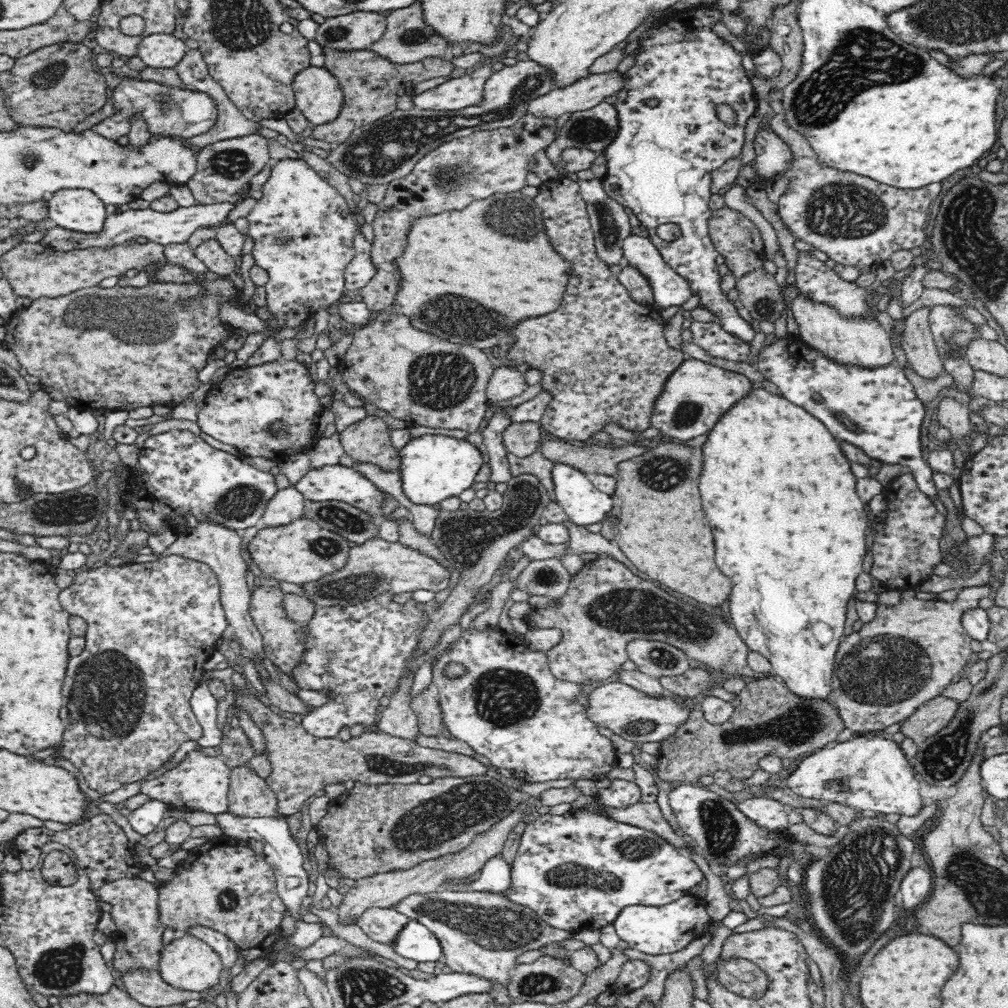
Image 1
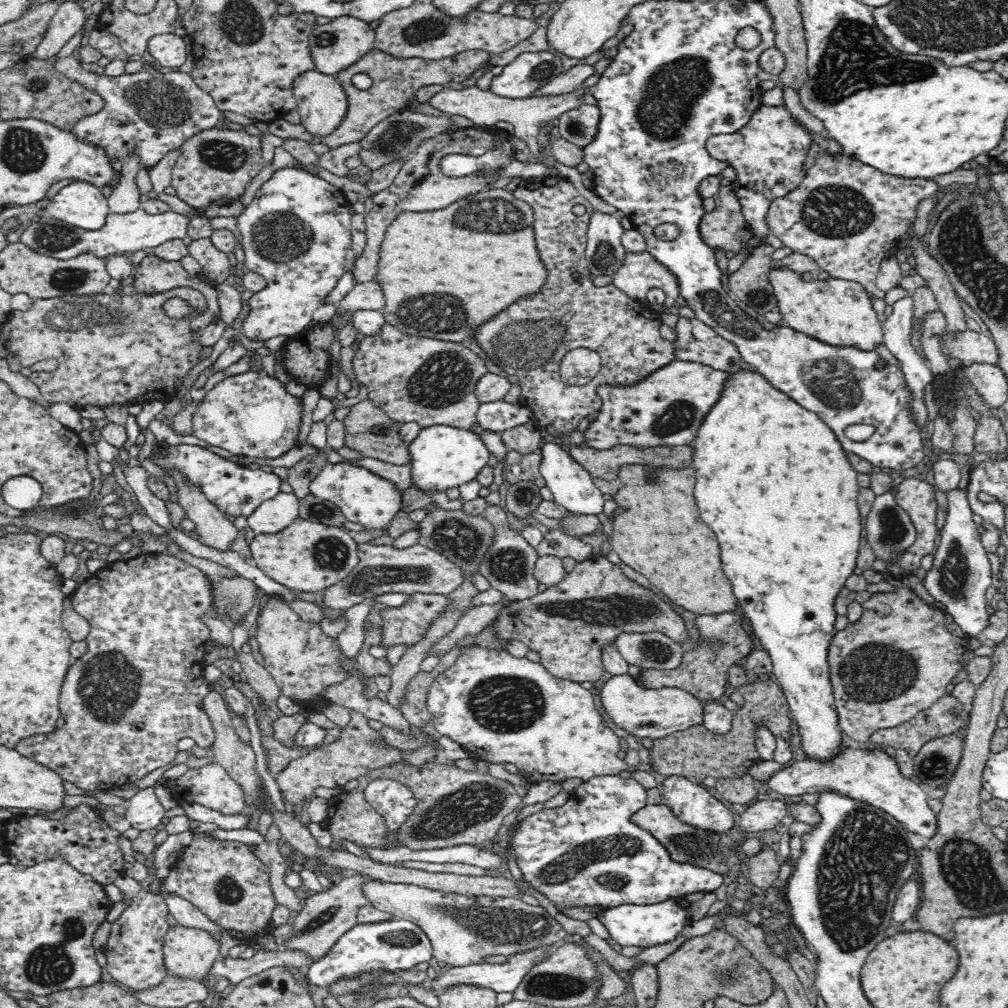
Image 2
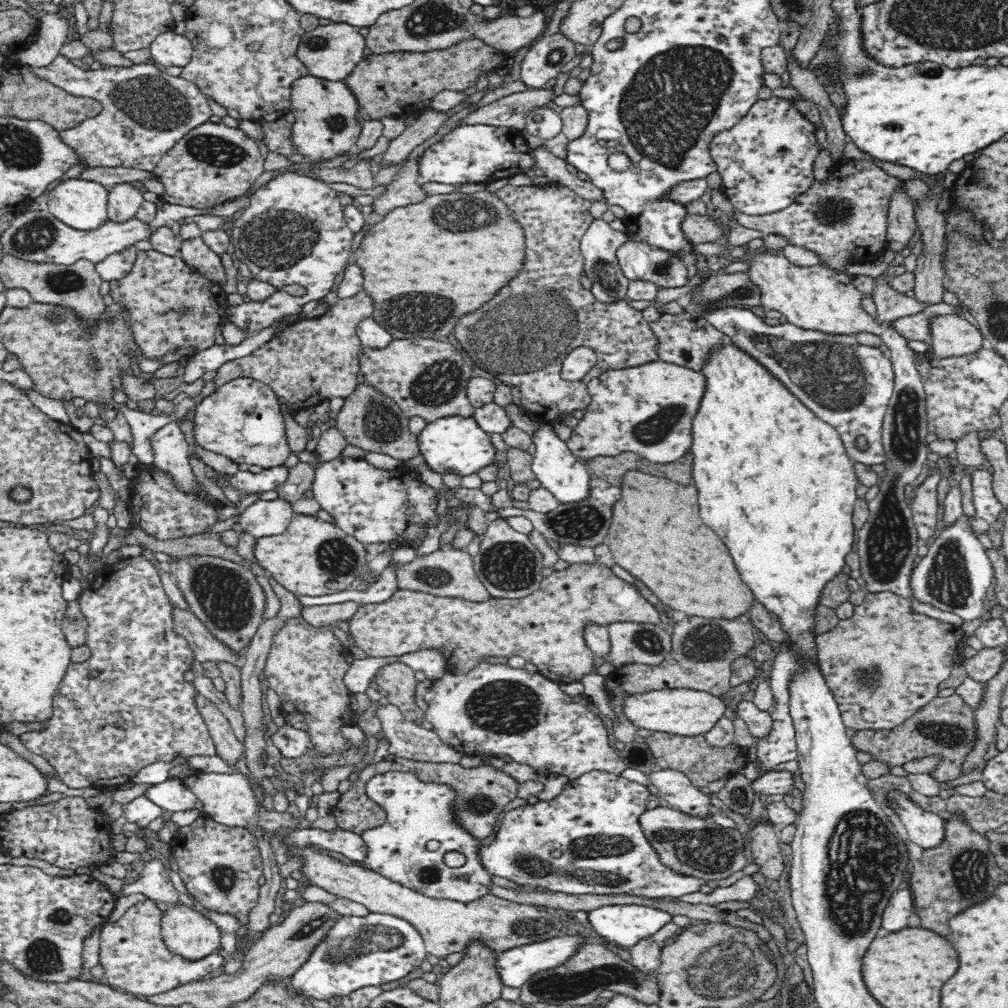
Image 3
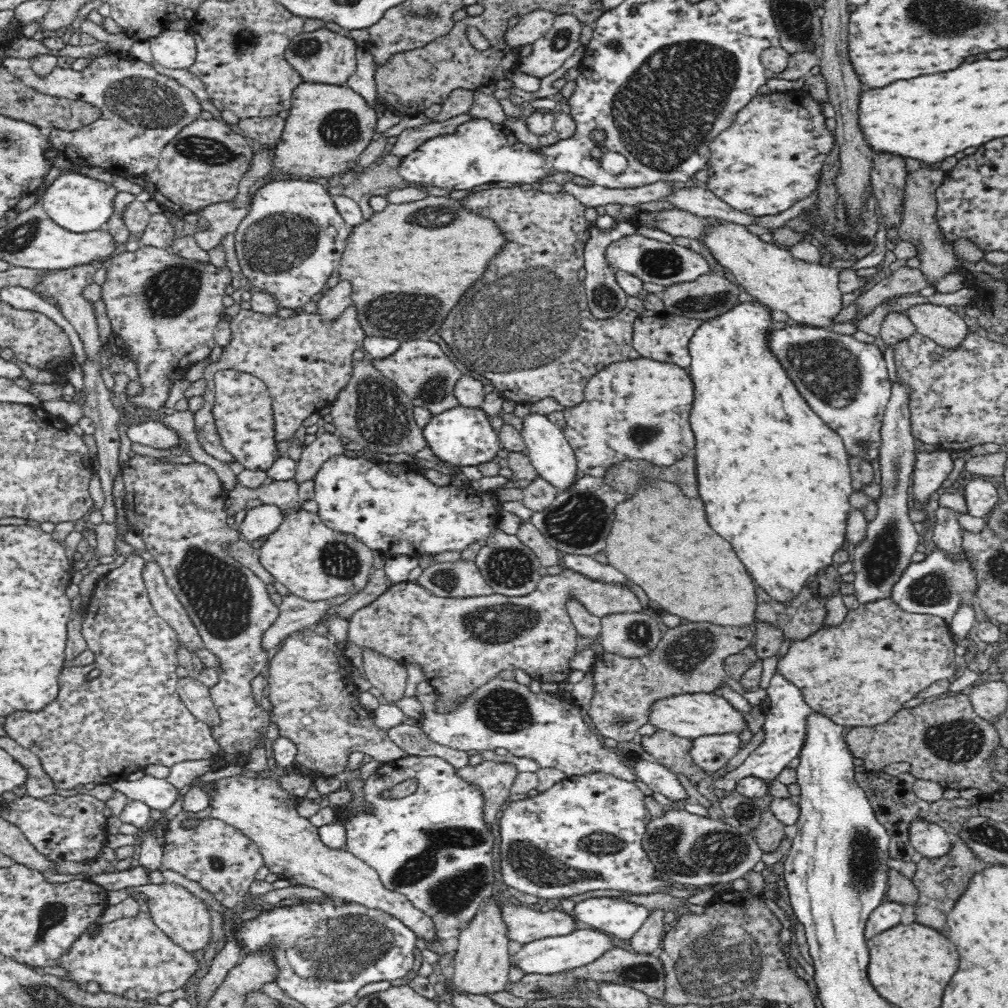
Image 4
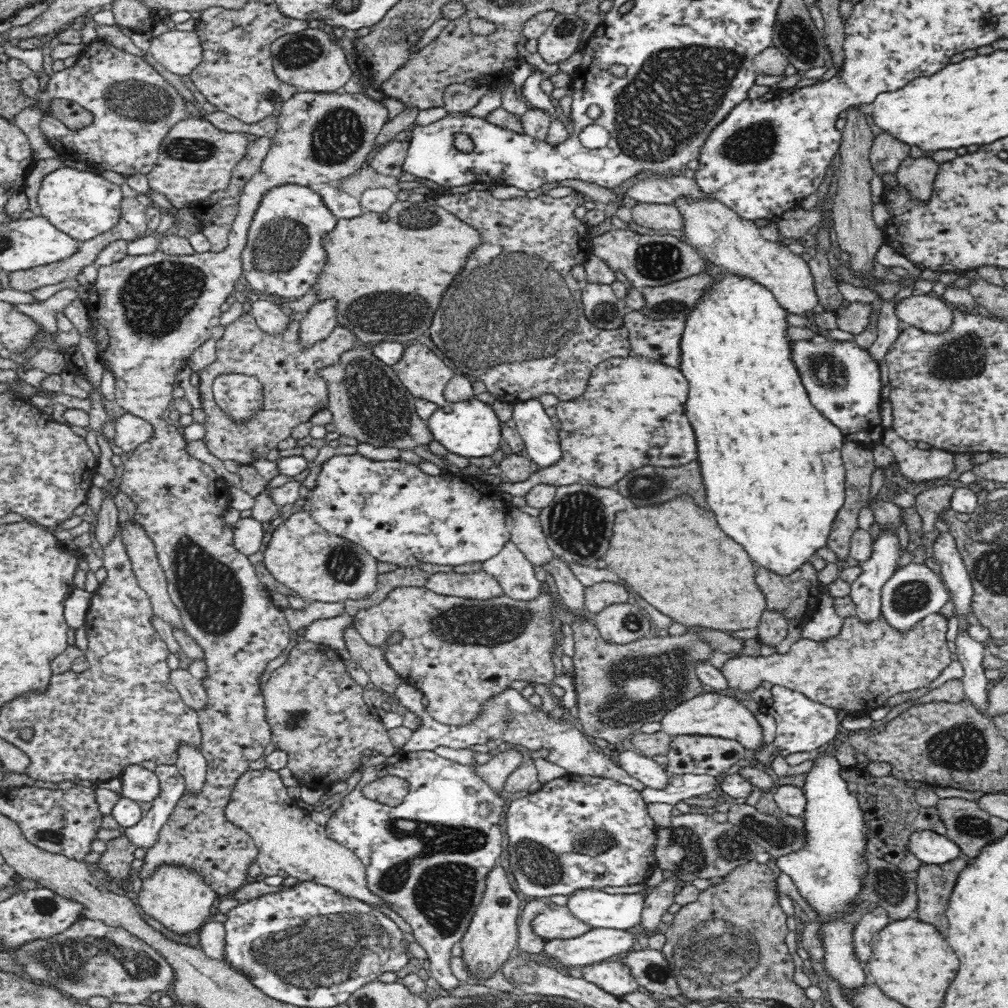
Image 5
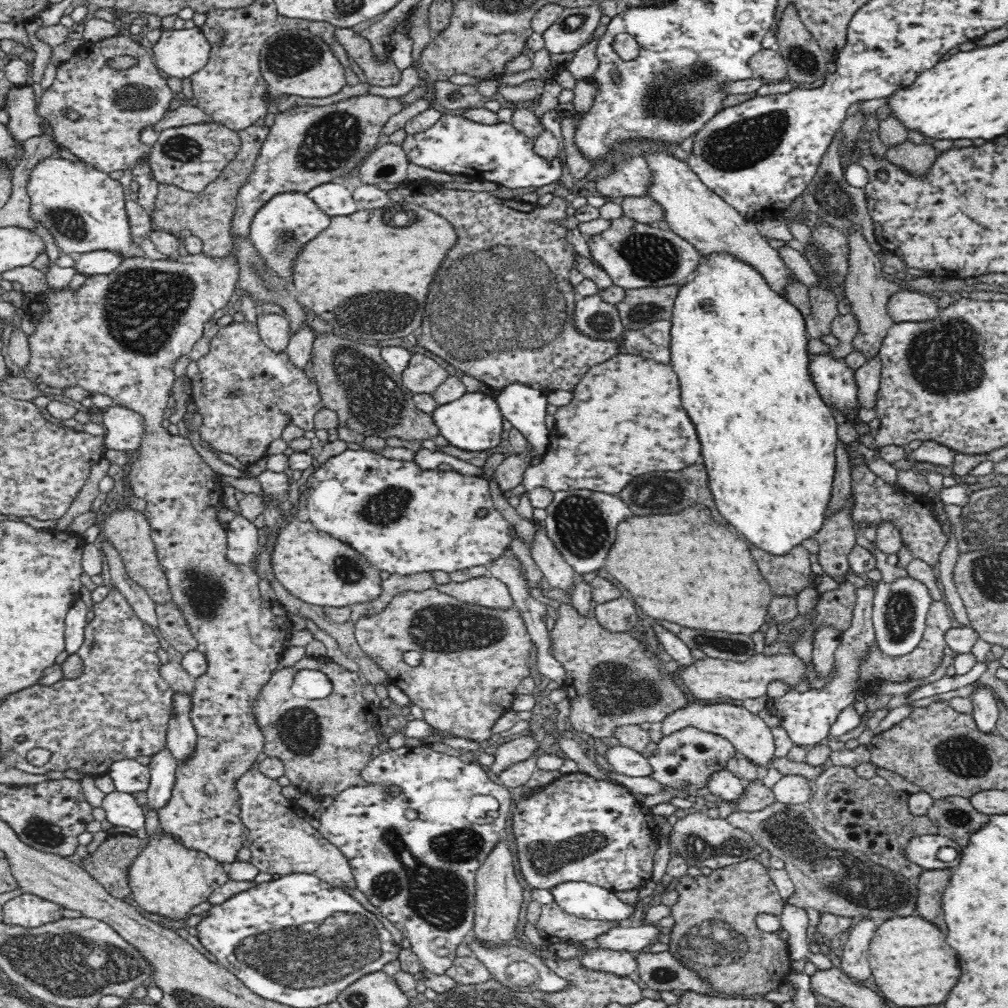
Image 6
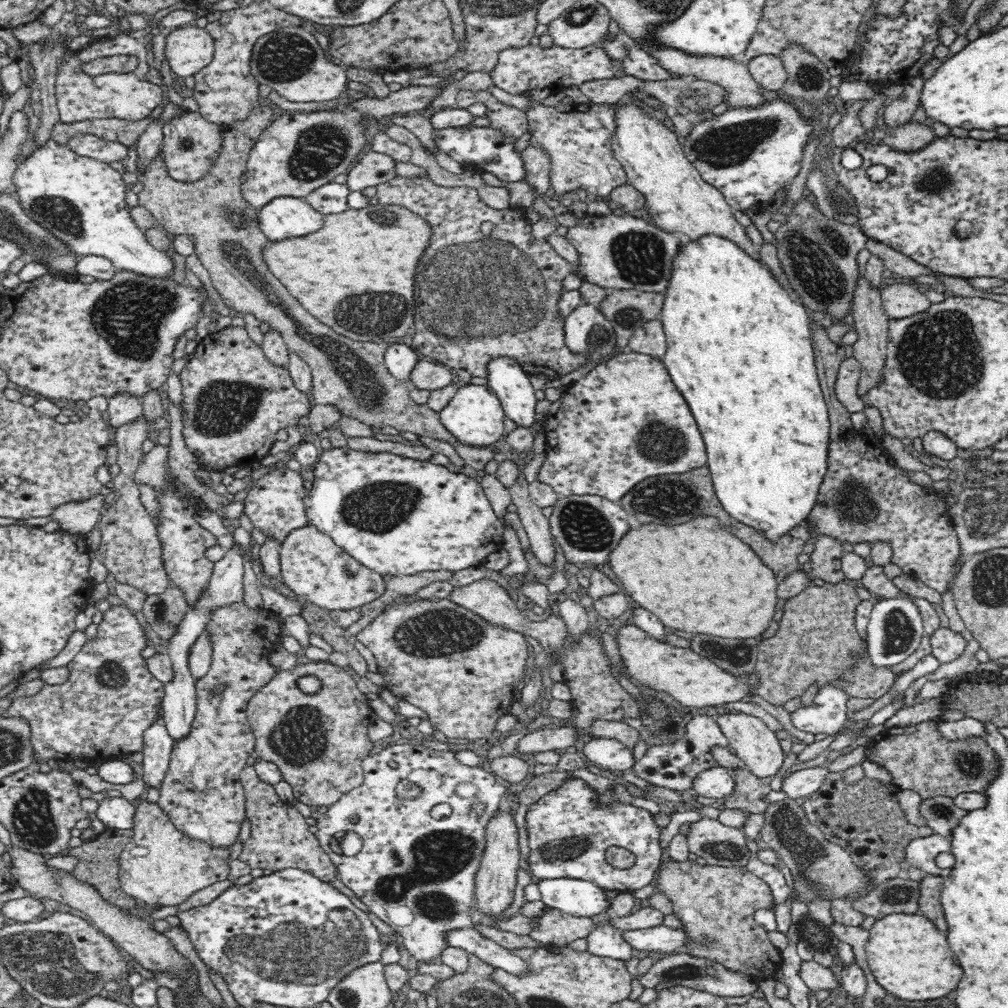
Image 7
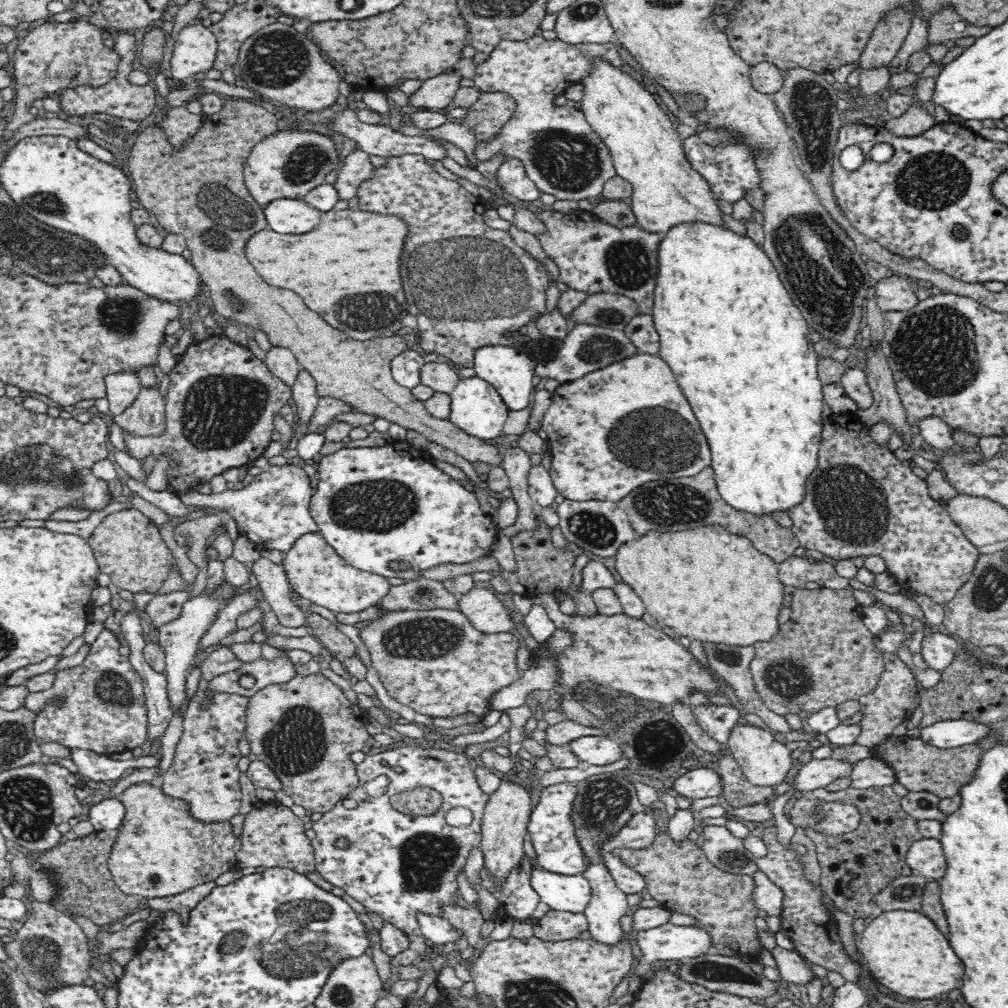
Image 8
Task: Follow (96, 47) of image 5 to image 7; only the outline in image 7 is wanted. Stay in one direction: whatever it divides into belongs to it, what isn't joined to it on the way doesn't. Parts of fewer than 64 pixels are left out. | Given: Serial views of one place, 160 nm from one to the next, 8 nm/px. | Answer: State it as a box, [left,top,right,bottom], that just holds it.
[55,35,162,164]

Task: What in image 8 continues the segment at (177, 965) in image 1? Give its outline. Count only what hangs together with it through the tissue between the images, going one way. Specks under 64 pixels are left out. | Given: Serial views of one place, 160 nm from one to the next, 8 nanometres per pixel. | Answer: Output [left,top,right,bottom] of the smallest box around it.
[107,782,241,899]

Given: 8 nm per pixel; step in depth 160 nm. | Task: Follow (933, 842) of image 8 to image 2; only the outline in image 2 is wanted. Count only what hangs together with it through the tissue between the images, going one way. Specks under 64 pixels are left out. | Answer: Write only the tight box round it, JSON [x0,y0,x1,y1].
[766,747,938,840]

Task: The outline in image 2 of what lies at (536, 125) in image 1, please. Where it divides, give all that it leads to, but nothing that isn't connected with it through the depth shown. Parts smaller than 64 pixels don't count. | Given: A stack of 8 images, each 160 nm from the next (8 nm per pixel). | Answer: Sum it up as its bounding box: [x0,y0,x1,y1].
[352,126,498,286]

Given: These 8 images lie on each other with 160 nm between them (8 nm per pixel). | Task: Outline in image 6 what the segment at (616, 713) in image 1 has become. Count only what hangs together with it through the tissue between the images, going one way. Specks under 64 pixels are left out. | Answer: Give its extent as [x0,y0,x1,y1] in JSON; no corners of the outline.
[659,700,776,769]

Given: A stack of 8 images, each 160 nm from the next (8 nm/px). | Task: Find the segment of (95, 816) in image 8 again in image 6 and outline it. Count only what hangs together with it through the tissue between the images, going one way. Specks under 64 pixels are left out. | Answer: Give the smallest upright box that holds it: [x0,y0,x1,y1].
[101,790,147,838]

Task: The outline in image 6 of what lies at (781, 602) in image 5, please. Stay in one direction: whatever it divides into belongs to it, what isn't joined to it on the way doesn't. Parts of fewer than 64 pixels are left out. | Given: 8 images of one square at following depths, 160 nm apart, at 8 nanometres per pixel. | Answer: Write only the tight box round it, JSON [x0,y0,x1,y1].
[750,544,815,595]

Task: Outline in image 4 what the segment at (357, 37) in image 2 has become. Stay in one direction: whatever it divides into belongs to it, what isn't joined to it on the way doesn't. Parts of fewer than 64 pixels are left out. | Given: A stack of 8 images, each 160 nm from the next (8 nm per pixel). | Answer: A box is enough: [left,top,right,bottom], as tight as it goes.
[284,27,357,85]

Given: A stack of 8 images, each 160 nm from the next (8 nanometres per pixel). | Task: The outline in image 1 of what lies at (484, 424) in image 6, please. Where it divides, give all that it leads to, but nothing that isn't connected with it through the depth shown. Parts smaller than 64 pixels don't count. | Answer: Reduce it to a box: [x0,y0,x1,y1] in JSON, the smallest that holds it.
[399,434,484,505]

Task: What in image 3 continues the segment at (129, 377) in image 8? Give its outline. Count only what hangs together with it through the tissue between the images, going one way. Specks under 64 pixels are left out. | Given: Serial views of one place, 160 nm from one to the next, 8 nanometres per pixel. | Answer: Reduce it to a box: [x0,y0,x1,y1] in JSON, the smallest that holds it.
[150,422,196,492]

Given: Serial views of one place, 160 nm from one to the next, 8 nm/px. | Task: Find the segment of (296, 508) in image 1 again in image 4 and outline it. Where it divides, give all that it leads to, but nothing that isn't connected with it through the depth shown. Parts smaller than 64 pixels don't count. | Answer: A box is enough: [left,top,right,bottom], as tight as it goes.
[238,505,283,544]

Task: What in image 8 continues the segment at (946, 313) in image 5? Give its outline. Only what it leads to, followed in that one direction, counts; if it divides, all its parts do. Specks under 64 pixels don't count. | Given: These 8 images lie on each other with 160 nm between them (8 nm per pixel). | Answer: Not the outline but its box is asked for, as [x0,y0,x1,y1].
[874,274,919,312]

